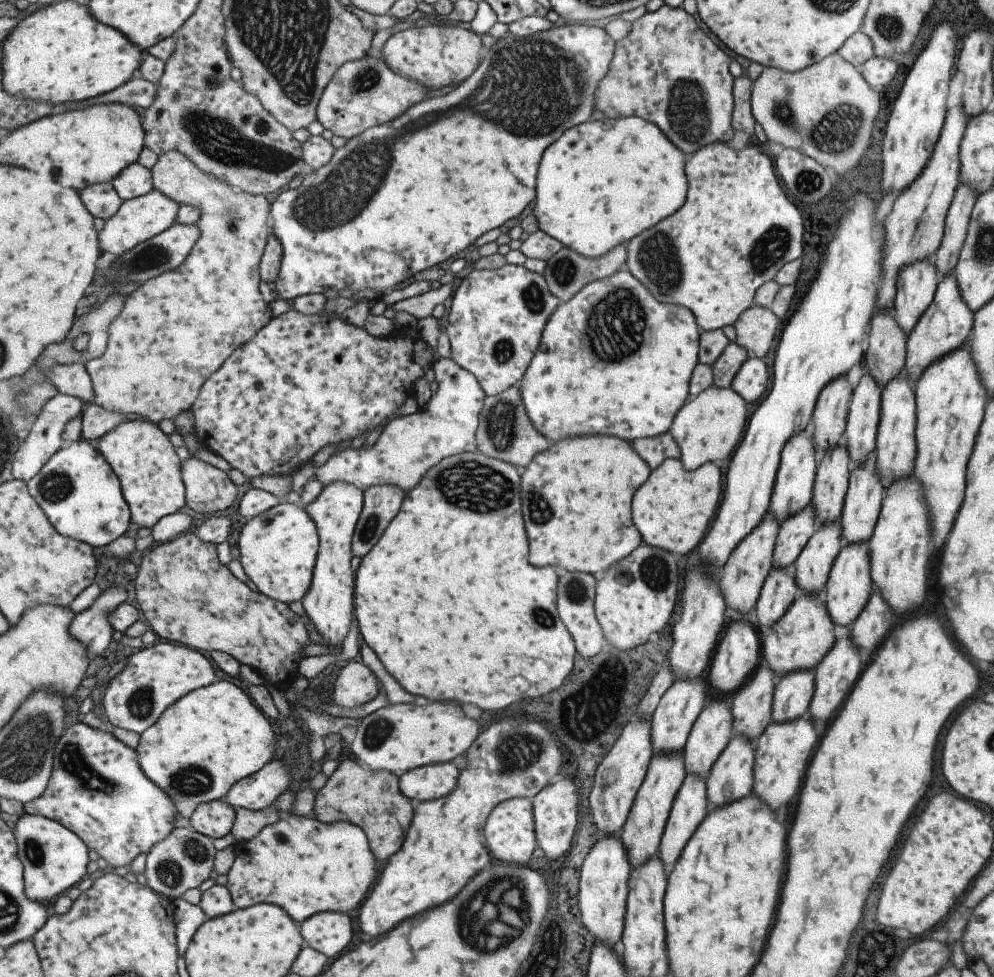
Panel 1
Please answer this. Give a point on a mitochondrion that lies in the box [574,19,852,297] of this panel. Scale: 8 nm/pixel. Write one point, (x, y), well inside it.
(687, 109)

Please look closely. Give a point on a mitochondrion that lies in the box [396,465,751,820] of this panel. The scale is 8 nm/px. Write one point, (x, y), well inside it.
(518, 750)

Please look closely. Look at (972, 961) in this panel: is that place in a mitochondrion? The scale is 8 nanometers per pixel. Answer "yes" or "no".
no

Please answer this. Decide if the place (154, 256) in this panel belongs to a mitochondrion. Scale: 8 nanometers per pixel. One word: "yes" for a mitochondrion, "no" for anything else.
yes

